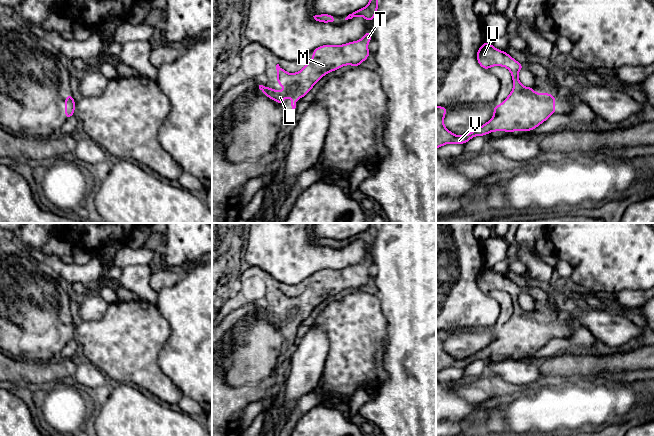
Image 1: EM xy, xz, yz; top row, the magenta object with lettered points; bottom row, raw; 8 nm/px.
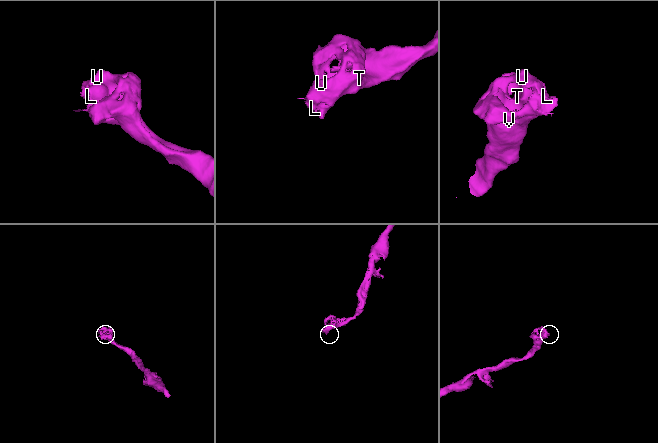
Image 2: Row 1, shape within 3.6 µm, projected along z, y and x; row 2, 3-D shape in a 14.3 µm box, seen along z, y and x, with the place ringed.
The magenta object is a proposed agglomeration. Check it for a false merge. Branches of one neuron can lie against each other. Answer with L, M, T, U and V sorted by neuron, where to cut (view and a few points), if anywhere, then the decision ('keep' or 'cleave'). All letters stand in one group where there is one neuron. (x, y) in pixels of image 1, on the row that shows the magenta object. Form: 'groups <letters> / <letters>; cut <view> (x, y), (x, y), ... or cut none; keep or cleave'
groups L M T U V; cut none; keep

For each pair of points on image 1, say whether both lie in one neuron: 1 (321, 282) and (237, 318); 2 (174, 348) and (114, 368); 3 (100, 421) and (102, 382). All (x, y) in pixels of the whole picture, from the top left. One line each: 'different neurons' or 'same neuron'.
1: same neuron
2: different neurons
3: different neurons

